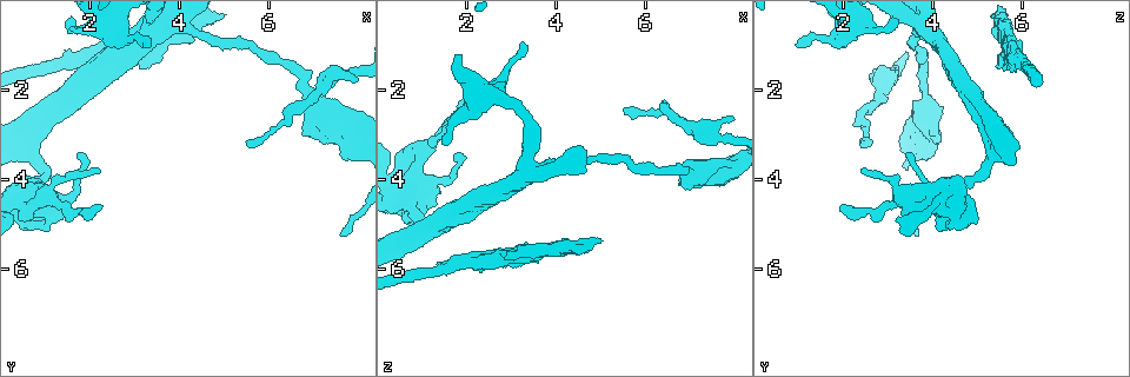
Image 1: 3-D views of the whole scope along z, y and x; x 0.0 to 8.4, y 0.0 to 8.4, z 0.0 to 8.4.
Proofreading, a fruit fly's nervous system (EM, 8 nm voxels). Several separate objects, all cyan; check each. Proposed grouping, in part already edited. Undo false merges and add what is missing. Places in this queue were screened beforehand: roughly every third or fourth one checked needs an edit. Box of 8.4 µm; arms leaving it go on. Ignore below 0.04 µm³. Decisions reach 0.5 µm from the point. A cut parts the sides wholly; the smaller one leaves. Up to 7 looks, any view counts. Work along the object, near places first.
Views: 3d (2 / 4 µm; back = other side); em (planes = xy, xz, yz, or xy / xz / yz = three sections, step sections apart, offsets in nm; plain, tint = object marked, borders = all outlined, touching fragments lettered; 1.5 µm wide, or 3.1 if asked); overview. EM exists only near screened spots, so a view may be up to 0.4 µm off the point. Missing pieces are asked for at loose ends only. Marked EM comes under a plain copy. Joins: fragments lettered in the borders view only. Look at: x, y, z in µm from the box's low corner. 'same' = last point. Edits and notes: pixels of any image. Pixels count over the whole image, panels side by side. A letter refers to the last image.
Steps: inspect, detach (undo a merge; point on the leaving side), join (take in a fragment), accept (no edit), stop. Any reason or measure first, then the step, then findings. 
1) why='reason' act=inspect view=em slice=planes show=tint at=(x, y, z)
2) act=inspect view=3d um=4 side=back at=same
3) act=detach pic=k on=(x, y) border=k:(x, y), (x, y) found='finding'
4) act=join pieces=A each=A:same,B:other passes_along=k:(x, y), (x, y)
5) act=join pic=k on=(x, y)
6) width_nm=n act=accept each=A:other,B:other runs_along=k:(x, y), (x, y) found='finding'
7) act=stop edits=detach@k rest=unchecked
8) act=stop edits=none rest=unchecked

why='free end' act=inspect view=em slice=planes show=borders at=(2.90, 0.75, 5.80)

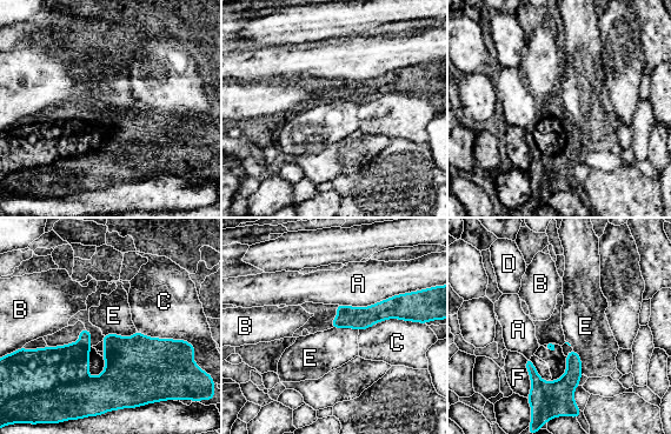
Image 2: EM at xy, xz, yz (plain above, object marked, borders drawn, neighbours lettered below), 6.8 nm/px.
width_nm=150 act=accept each=A:other,B:other,C:other,D:other,E:other,F:other runs_along=2:(403, 313), (345, 318), (334, 325) found='none of them fits'

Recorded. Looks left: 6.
why='four arms meet' act=inspect view=3d um=4 at=(3.40, 0.55, 3.80)

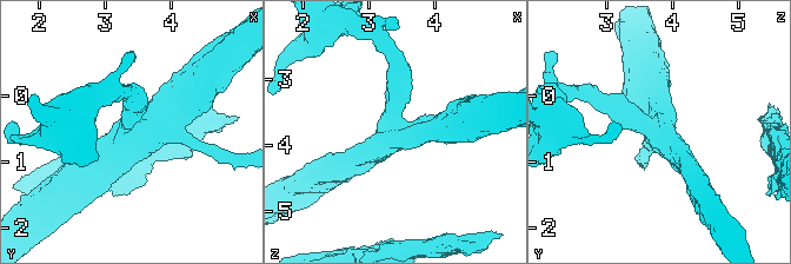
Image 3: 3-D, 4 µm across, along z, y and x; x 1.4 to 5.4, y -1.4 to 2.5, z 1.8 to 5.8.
arms=4 act=inspect view=em slice=planes show=borders at=(3.35, 0.55, 3.85)

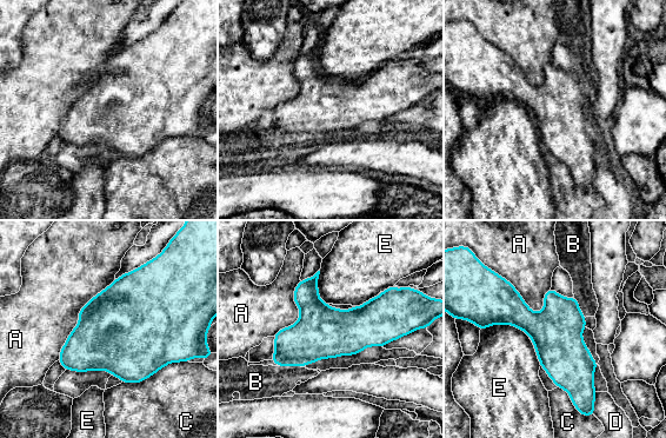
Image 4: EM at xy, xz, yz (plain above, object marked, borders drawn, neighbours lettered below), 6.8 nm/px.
longest_contact=A:700nm act=accept each=A:other,B:other,C:other,D:other,E:other border=4:(115, 279), (79, 311), (58, 359) found='all the same neuron'

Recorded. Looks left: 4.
why='tapers out' act=inspect view=3d um=2 at=(2.30, 4.60, 2.00)

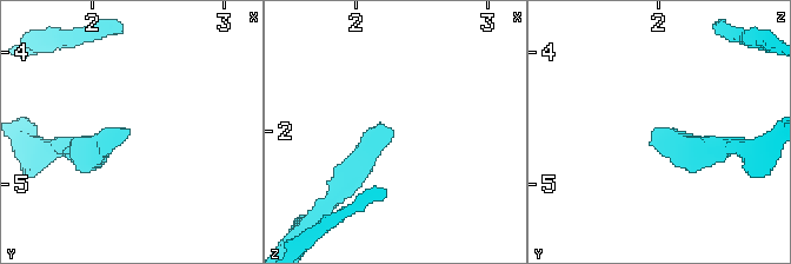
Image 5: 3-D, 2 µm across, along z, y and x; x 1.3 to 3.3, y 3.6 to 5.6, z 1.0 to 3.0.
why='shape alone is not enough' act=inspect view=em slice=xy step=8 show=tint at=(2.28, 4.60, 2.00)

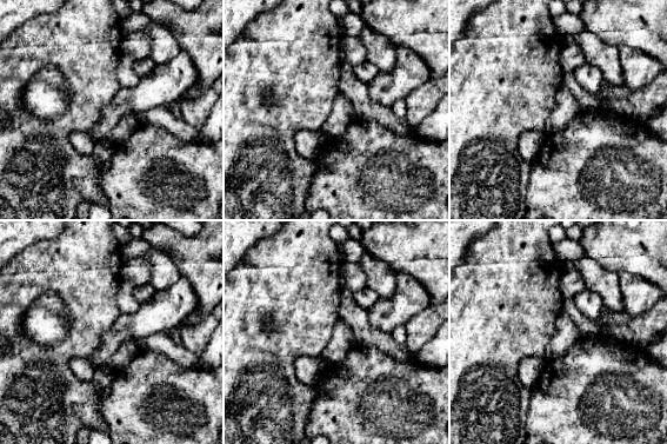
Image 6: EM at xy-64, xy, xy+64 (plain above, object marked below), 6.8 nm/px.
act=inspect view=em slice=planes show=borders at=same

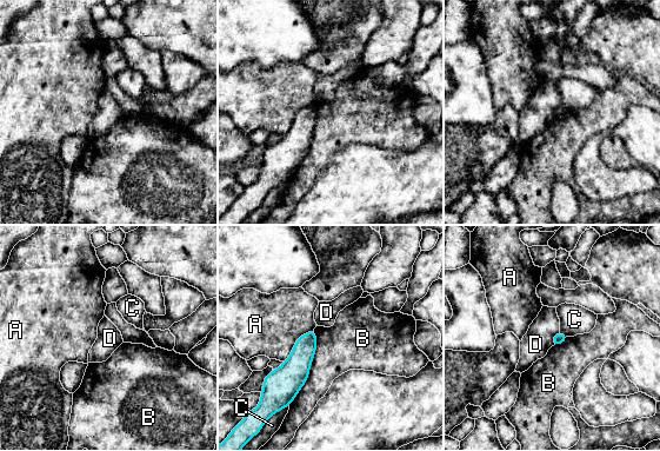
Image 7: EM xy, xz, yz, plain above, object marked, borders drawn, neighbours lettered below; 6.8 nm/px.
act=accept each=A:other,B:other,C:other,D:other border=7:(559, 332), (553, 337), (552, 345) found='none of them fits'

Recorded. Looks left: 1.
act=stop edits=none rest=unchecked

